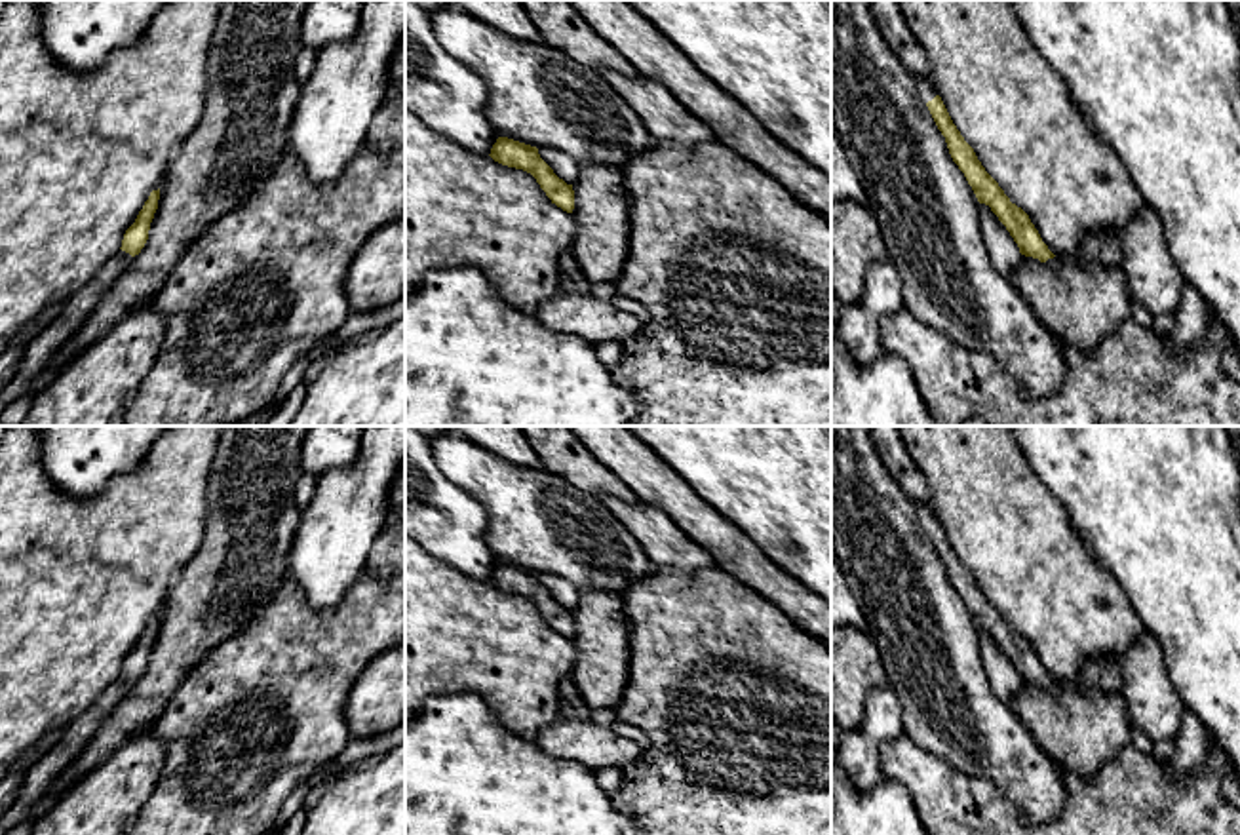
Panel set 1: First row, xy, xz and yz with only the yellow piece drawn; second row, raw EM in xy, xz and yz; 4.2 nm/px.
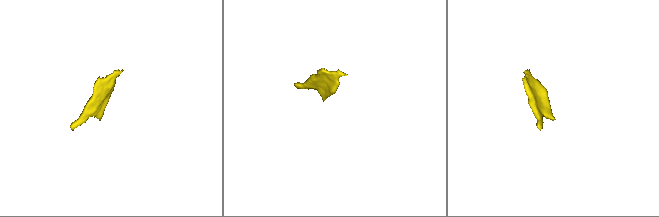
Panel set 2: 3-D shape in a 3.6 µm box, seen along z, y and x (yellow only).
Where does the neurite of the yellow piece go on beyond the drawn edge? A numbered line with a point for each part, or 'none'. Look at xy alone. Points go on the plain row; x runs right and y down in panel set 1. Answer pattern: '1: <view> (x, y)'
1: xy (77, 735)

